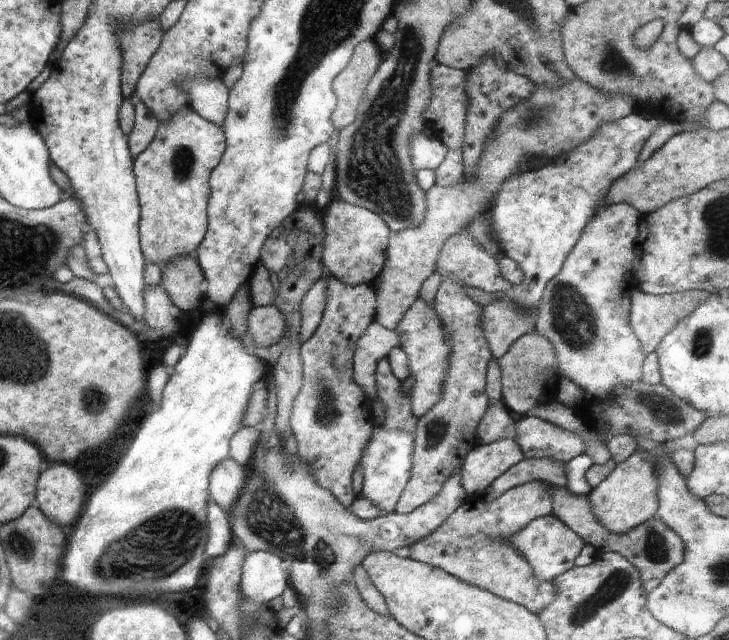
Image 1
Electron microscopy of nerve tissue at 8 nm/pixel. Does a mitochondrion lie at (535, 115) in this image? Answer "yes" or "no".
yes

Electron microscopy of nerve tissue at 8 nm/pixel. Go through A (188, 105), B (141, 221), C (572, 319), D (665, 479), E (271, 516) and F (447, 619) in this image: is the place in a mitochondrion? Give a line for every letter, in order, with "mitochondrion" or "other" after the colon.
A: other
B: other
C: mitochondrion
D: other
E: mitochondrion
F: other

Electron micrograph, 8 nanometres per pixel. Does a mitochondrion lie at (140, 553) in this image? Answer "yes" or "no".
yes

